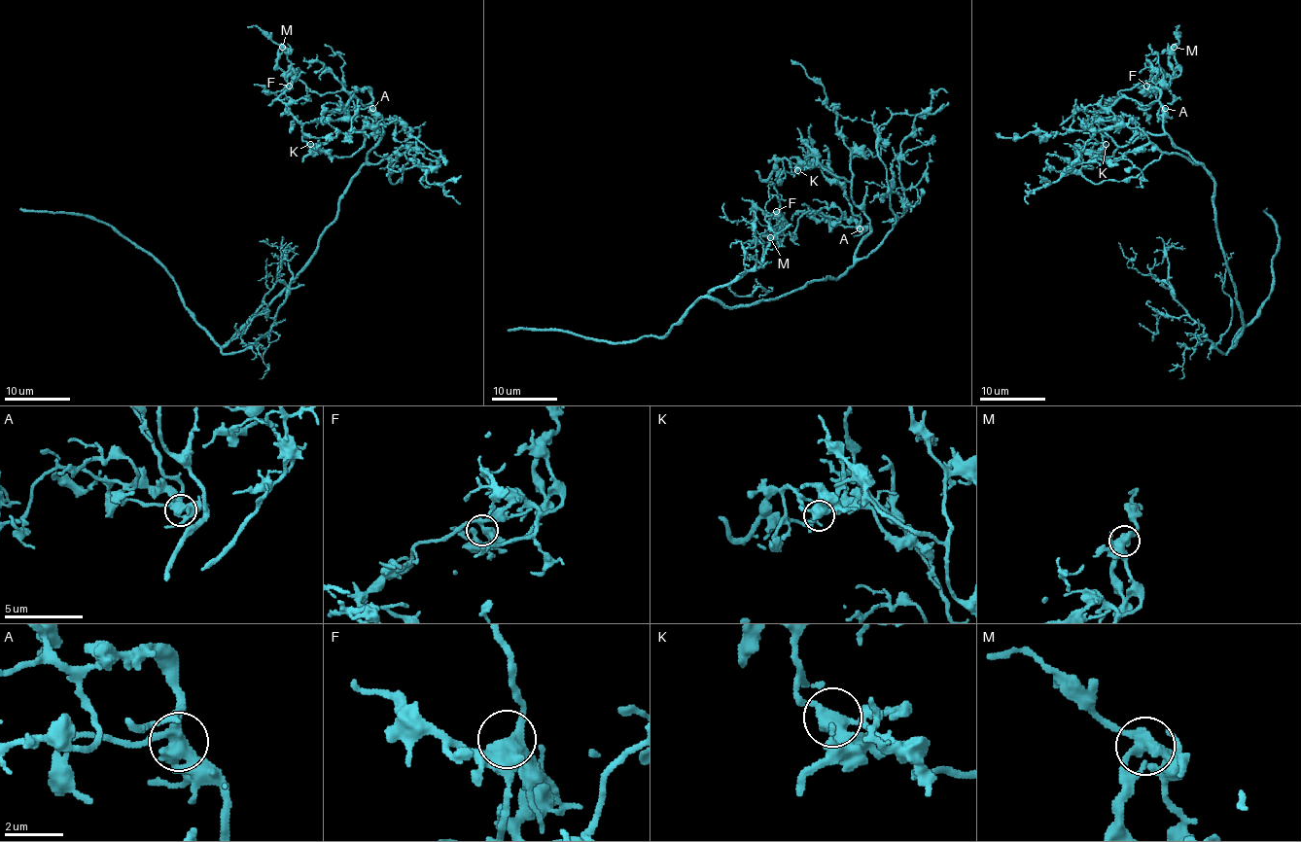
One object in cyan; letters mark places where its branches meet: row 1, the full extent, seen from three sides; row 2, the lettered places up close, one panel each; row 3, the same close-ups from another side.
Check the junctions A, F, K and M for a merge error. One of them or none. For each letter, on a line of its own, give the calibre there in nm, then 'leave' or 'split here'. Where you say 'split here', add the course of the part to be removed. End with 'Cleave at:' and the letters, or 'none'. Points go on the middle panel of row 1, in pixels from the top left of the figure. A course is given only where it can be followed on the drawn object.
A: 440 nm thick; leave
F: 360 nm thick; leave
K: 400 nm thick; leave
M: 400 nm thick; leave
Cleave at: none

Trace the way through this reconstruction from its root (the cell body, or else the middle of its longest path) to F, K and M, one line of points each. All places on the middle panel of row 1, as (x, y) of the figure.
F: (794, 290), (837, 278), (854, 263), (870, 228), (807, 211), (786, 233), (776, 211)
K: (794, 290), (837, 278), (870, 230), (849, 181), (812, 155), (797, 170)
M: (794, 290), (837, 278), (854, 263), (870, 228), (807, 211), (780, 244), (770, 237)

